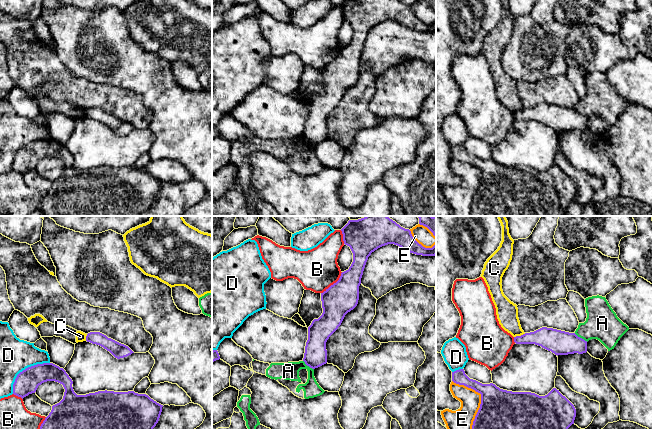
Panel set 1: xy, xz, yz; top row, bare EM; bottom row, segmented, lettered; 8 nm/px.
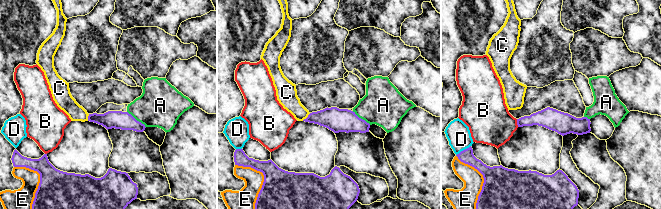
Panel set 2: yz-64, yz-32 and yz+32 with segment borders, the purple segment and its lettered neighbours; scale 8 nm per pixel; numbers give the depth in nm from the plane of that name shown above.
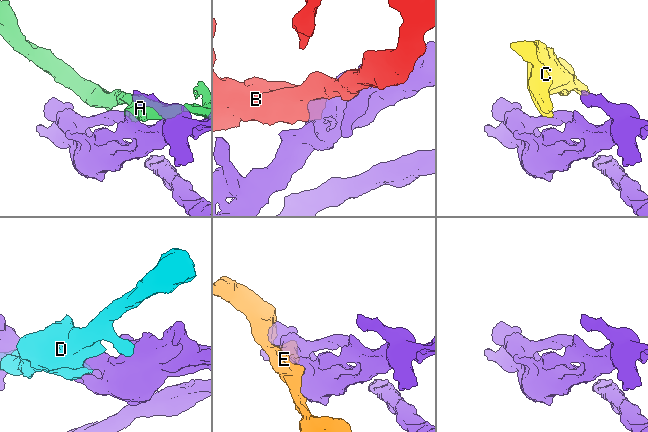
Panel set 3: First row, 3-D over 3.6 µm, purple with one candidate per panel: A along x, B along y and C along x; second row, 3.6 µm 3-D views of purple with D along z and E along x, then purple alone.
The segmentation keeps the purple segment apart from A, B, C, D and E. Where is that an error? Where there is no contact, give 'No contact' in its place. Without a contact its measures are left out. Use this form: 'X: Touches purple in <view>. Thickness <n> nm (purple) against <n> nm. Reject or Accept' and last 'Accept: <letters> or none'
A: Touches purple in yz. Thickness 190 nm (purple) against 260 nm. Reject
B: Touches purple in xz. Thickness 260 nm (purple) against 340 nm. Reject
C: Touches purple in yz. Thickness 180 nm (purple) against 180 nm. Reject
D: Touches purple in xy. Thickness 190 nm (purple) against 260 nm. Reject
E: Touches purple in yz. Thickness 480 nm (purple) against 200 nm. Reject
Accept: none

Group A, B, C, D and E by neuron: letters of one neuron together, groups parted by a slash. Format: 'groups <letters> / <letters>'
groups A / B / C / D / E

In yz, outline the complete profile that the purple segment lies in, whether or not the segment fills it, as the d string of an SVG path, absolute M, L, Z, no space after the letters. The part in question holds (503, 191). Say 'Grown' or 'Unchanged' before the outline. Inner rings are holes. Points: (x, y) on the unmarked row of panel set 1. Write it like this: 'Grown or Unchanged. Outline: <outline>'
Unchanged. Outline: M464 145L452 148L452 157L464 161L481 170L480 184L472 201L473 216L563 216L568 204L574 200L576 185L559 166L553 164L547 171L539 172L531 168L512 168L500 165L495 160L482 160L470 155Z

